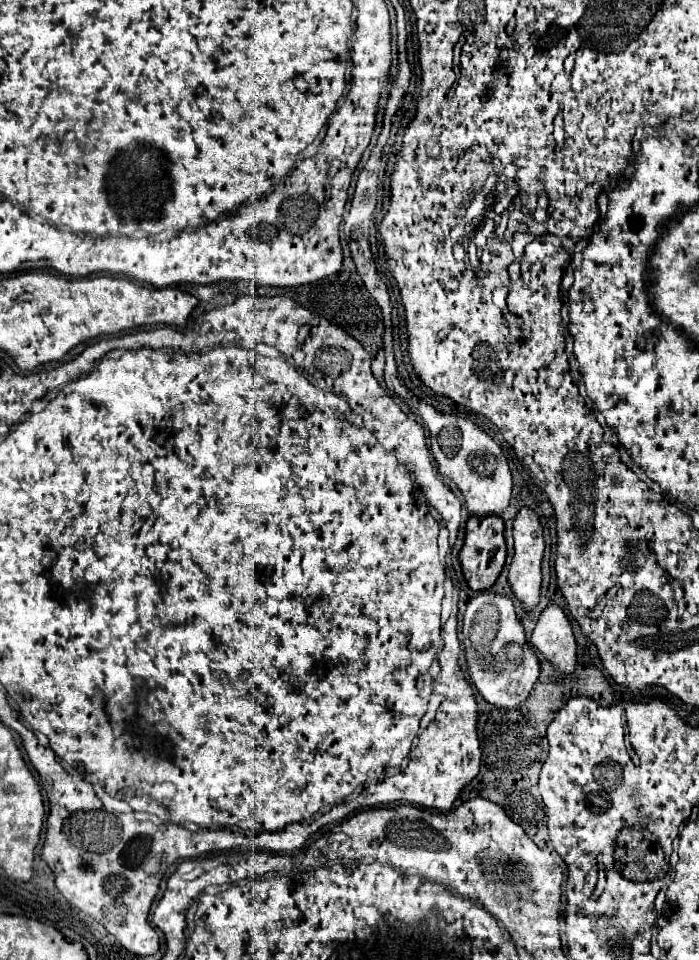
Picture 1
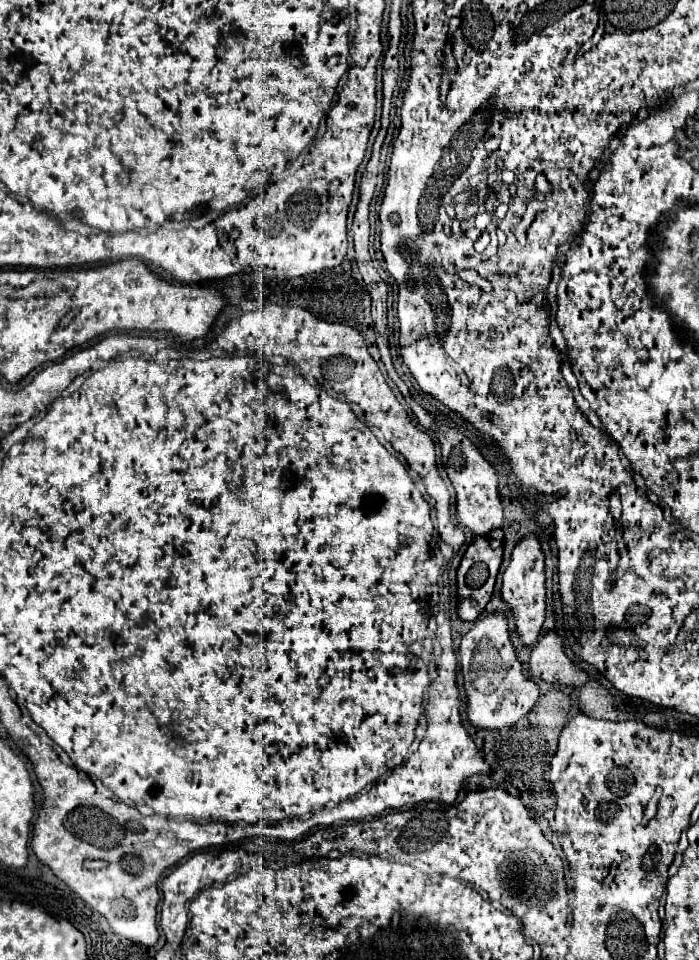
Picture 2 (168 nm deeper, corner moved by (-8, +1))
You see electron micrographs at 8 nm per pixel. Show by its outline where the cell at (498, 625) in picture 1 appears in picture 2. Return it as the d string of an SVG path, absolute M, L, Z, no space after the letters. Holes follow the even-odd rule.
M503 611L489 613L485 619L475 621L475 625L463 635L459 645L459 663L467 691L467 715L477 727L501 729L513 725L527 715L539 699L539 683L519 661L517 647L511 641L507 615Z

